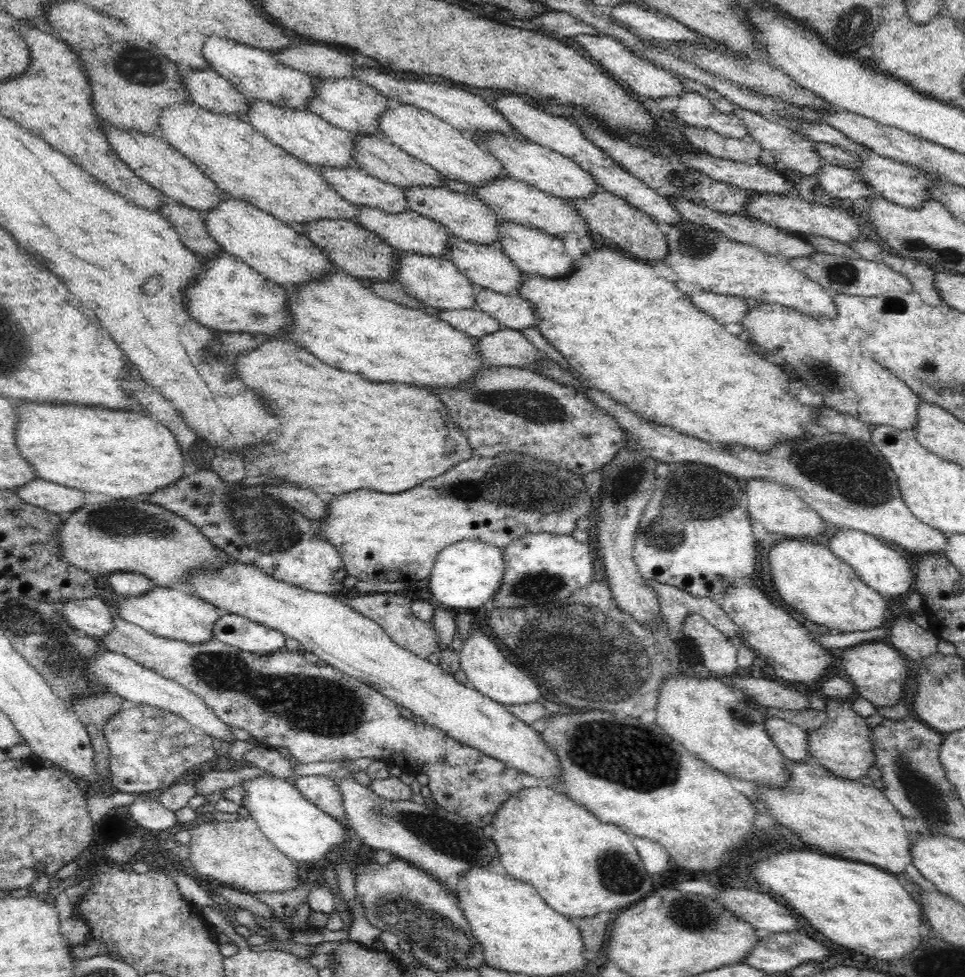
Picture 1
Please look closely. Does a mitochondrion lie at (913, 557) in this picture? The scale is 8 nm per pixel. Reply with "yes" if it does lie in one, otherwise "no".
no

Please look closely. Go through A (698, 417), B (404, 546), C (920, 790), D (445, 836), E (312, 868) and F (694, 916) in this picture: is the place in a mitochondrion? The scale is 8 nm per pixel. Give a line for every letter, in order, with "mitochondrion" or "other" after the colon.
A: other
B: other
C: mitochondrion
D: mitochondrion
E: other
F: mitochondrion

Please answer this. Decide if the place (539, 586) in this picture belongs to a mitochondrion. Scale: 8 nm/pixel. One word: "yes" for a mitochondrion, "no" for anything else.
yes

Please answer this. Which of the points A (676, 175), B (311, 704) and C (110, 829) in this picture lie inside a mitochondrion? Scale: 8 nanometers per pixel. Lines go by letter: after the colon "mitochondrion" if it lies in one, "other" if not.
A: other
B: mitochondrion
C: other

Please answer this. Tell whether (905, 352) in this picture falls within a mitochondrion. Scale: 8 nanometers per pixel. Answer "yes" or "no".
no

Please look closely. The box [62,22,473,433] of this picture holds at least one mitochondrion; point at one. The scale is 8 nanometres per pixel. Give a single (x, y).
(137, 65)

